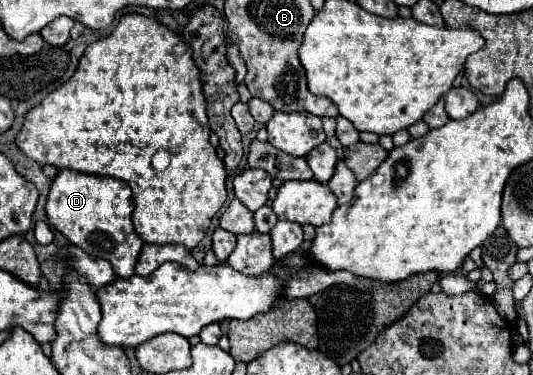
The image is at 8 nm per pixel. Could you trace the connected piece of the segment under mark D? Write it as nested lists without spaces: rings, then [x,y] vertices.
[[[62,169],[56,175],[46,203],[50,225],[66,235],[66,239],[76,247],[94,257],[110,261],[114,273],[122,279],[130,279],[134,275],[134,265],[144,245],[132,227],[132,211],[134,199],[130,185],[114,177],[88,175],[72,169]]]

